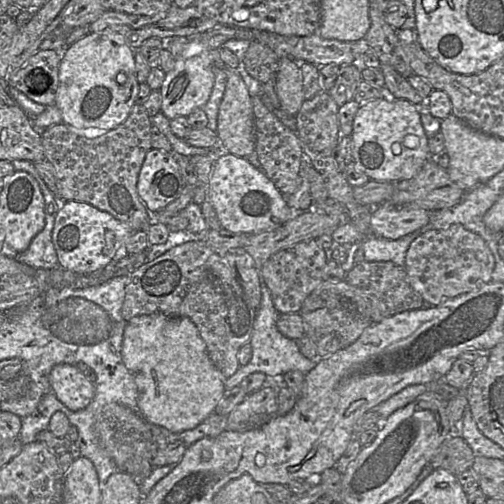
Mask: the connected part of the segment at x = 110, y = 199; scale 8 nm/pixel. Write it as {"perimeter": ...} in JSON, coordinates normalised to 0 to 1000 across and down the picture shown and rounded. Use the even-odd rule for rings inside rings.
{"perimeter":[[[268,206],[250,238],[222,258],[155,256],[127,244],[81,258],[87,312],[109,339],[109,389],[117,397],[181,405],[252,442],[264,456],[292,460],[296,417],[274,387],[272,359],[288,310],[302,294],[300,252],[286,210]]]}

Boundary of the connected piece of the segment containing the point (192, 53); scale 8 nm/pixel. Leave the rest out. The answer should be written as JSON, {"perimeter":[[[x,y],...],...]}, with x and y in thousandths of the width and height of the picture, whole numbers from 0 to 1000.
{"perimeter":[[[377,69],[373,95],[357,109],[347,111],[347,129],[329,145],[317,175],[319,216],[317,220],[333,234],[373,230],[391,214],[401,214],[415,196],[423,167],[423,123],[415,107],[415,95],[403,81],[401,69]]]}

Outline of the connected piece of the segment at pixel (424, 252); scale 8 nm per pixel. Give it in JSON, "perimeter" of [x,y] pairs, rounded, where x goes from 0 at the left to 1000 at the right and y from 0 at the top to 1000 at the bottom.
{"perimeter":[[[899,444],[879,454],[857,454],[821,474],[806,502],[802,532],[821,577],[845,605],[865,607],[976,558],[982,512],[950,464]]]}

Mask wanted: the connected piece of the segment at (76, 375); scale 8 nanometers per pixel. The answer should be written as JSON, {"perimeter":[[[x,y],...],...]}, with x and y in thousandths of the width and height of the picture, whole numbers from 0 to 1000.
{"perimeter":[[[141,722],[107,726],[97,744],[101,776],[141,815],[169,812],[187,792],[188,764]]]}

